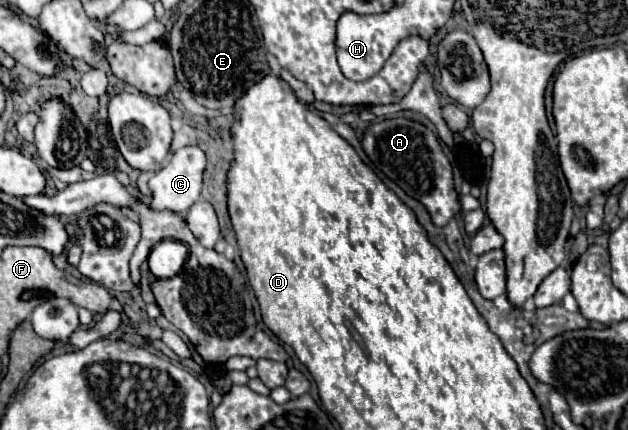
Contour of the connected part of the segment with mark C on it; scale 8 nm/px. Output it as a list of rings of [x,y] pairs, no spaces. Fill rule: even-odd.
[[[185,146],[175,150],[167,164],[149,180],[149,188],[153,192],[153,210],[173,210],[177,214],[185,214],[193,202],[199,200],[201,196],[201,186],[203,186],[203,170],[205,170],[207,158],[205,152],[199,146]]]

